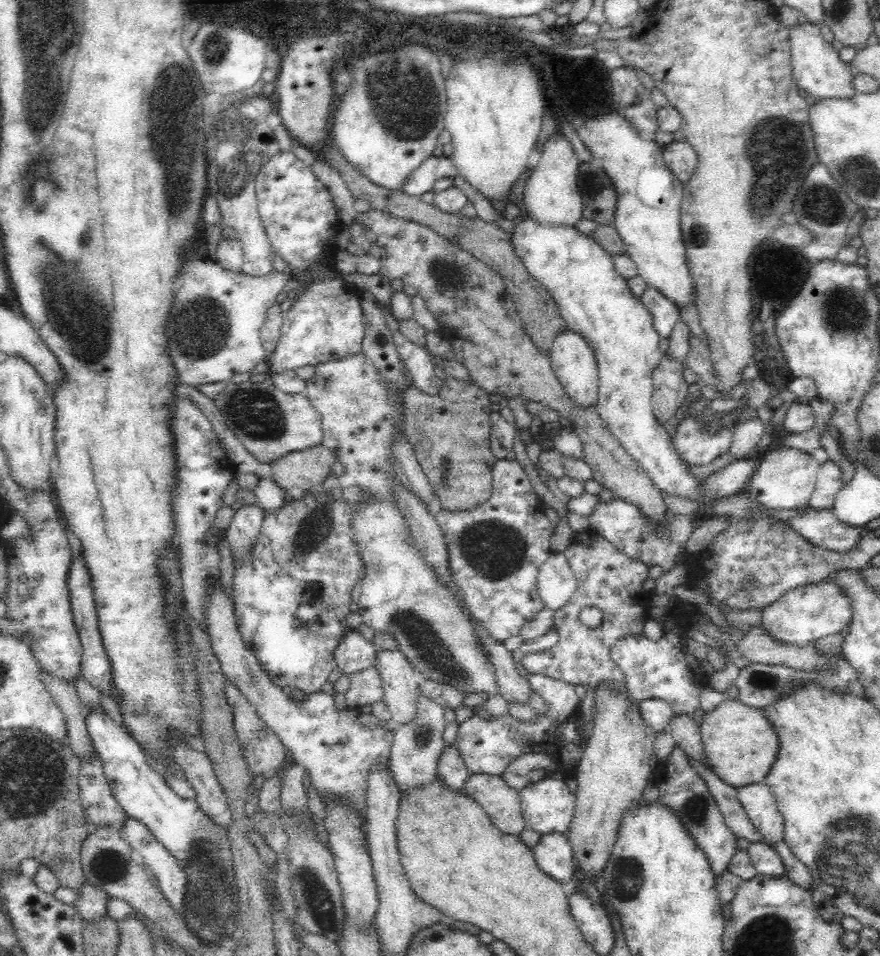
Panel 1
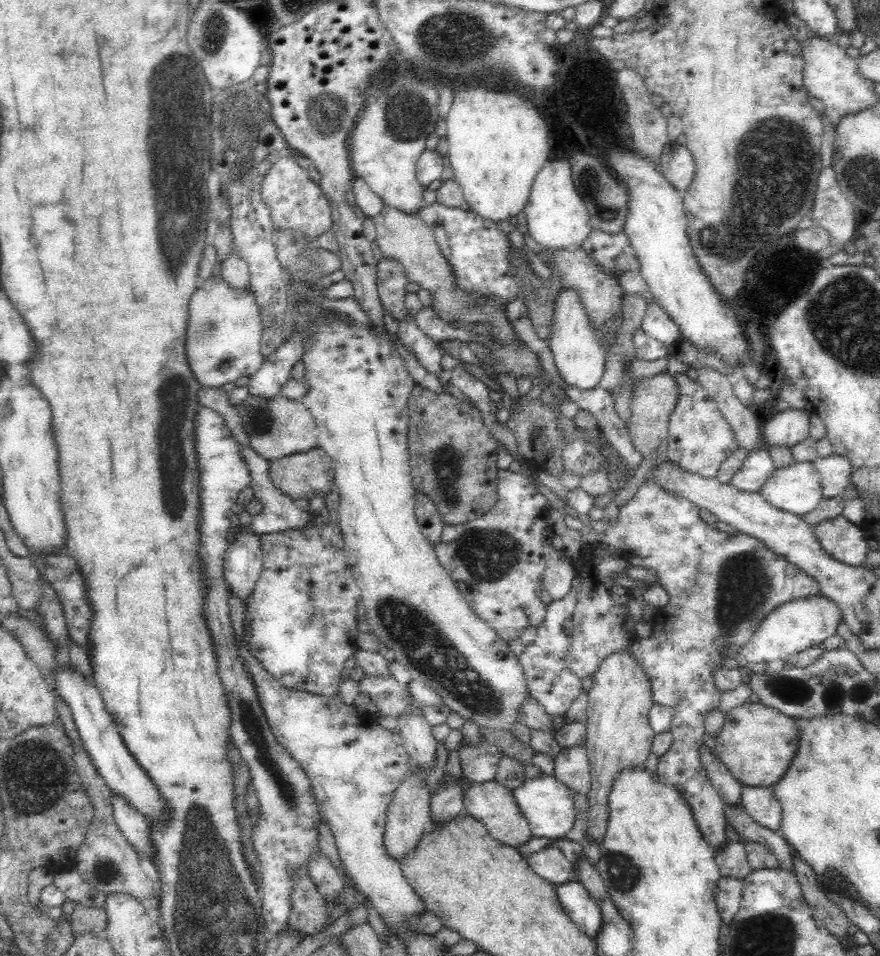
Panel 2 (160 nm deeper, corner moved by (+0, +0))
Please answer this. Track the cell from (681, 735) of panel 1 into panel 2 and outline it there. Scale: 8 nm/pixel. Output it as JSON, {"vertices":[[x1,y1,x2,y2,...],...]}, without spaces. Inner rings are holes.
{"vertices":[[706,745,702,746,699,753,704,770,706,770,707,776,718,791,722,802,730,807,740,807,741,792,744,784,736,780,736,777,728,770,728,767,714,756]]}

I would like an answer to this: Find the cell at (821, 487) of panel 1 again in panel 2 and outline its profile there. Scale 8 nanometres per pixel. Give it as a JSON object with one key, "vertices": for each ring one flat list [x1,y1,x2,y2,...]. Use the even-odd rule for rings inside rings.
{"vertices":[[834,453,826,458,818,457,813,465,820,475,823,495,826,499,839,496,852,482,852,463,845,456]]}

